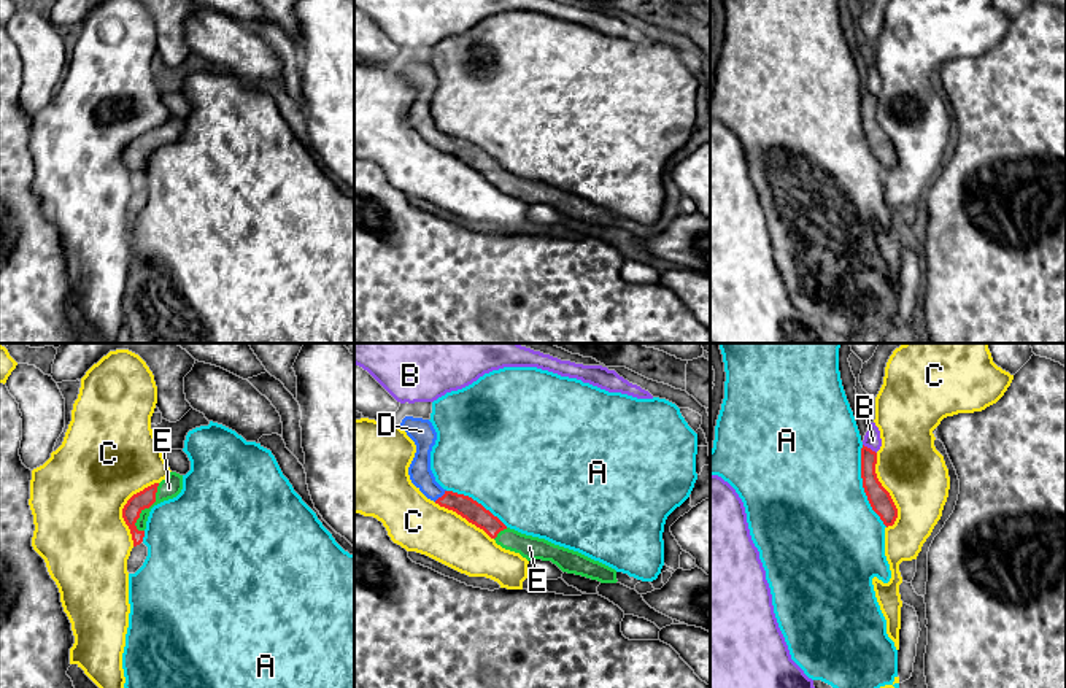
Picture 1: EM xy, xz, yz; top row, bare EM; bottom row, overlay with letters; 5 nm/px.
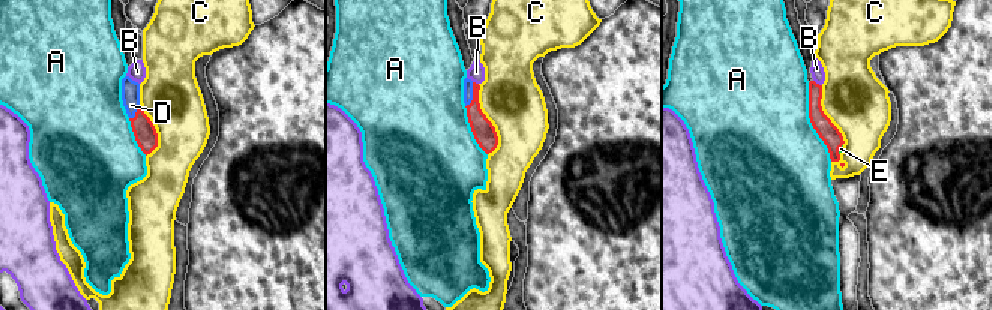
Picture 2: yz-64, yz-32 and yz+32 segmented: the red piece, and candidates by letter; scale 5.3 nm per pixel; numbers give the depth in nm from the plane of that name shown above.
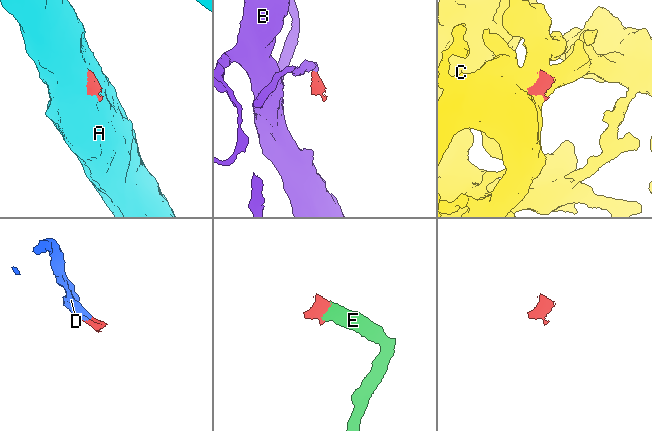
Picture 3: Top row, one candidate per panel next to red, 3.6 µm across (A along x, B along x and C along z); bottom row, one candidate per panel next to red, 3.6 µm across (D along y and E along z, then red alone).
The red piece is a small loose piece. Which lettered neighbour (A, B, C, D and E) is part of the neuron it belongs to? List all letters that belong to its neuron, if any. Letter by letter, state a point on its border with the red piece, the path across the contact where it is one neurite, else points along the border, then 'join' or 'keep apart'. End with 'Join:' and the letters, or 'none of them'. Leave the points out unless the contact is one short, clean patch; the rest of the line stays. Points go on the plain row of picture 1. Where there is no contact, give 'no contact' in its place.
A: meets red in yz at (863, 131); keep apart
B: meets red in yz at (869, 92); border along yz (863, 88), (876, 97); keep apart
C: meets red in yz at (887, 135); keep apart
D: meets red in xz at (442, 140); runs through xz (464, 150), (442, 140), (420, 116); join
E: meets red in xy at (146, 151); runs through xy (143, 143), (146, 151), (169, 132); join
Join: D, E

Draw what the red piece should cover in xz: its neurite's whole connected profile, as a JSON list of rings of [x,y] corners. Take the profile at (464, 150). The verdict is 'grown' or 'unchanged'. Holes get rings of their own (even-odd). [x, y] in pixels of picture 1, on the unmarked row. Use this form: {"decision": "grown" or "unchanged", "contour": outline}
{"decision": "grown", "contour": [[[405,60],[399,70],[415,86],[416,97],[408,111],[411,127],[431,145],[456,156],[483,173],[505,194],[519,197],[527,205],[551,205],[562,216],[581,219],[601,227],[616,227],[616,215],[578,195],[554,189],[545,183],[507,172],[497,160],[469,140],[443,133],[431,114],[431,95],[437,76],[429,64]]]}

